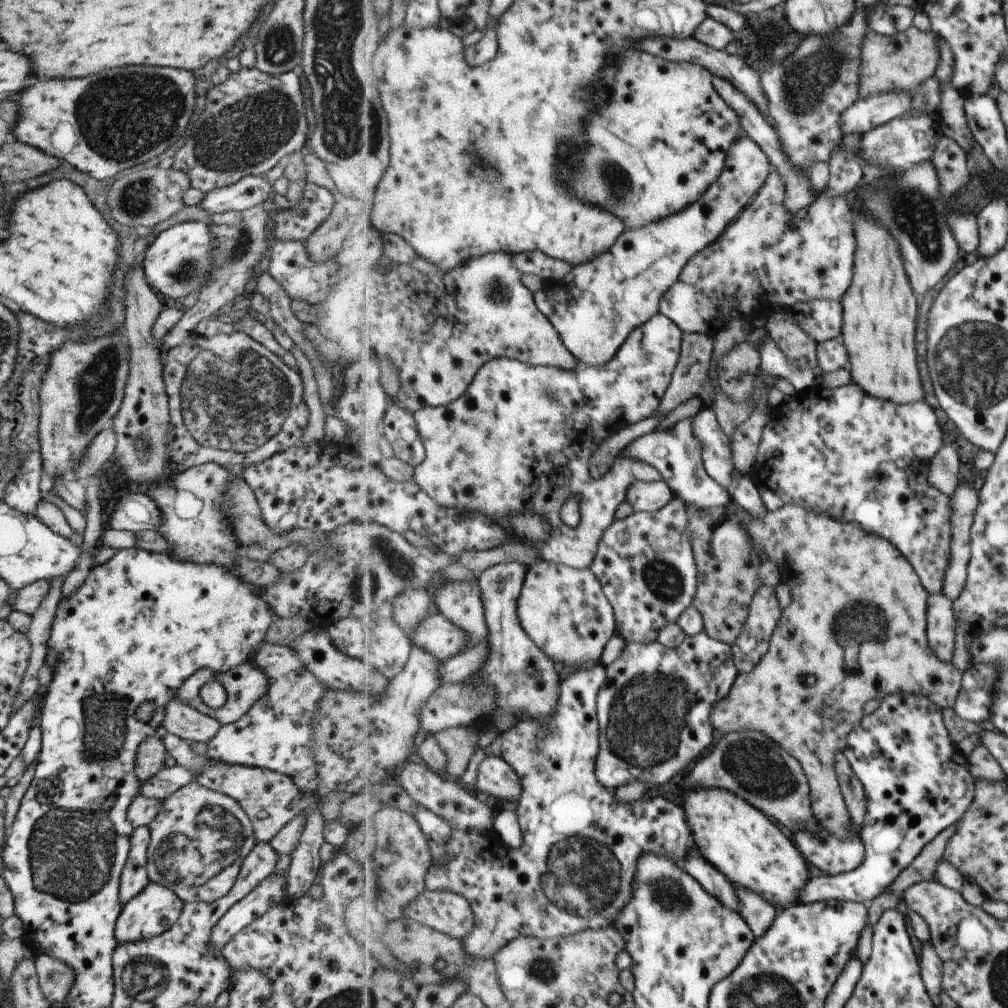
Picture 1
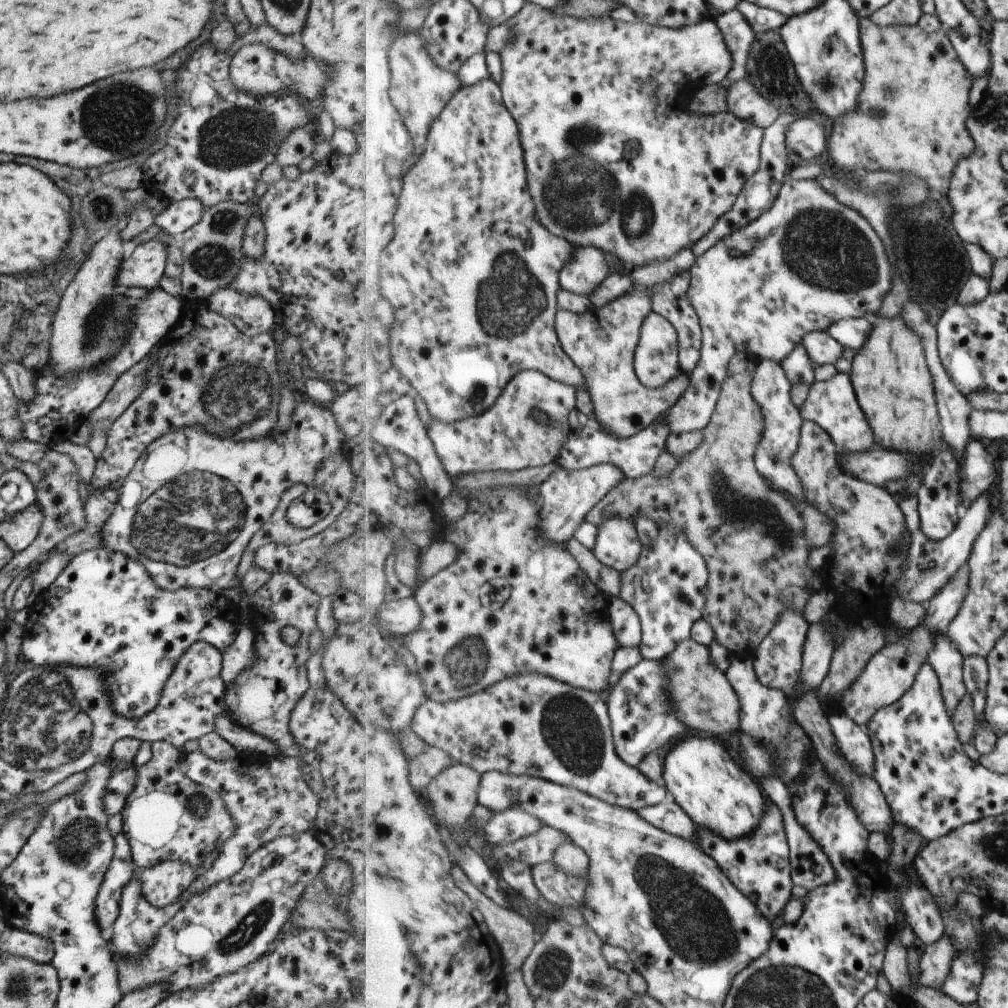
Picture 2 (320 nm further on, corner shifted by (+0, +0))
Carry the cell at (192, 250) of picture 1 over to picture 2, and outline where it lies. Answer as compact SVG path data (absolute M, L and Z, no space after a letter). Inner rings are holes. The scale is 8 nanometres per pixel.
M151 239L139 244L127 260L121 260L117 270L119 289L141 287L149 291L159 287L164 274L166 249L170 239Z

